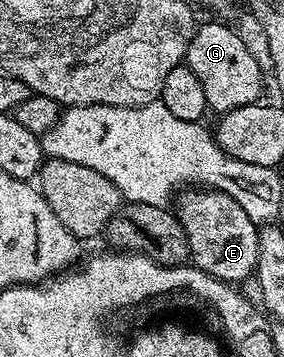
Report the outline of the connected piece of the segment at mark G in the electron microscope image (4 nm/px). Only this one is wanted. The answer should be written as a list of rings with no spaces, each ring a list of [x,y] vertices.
[[[210,21],[195,30],[192,41],[186,50],[184,63],[196,73],[204,95],[207,108],[211,112],[225,113],[240,109],[249,103],[257,103],[262,95],[262,67],[250,47],[236,32],[222,21]]]

